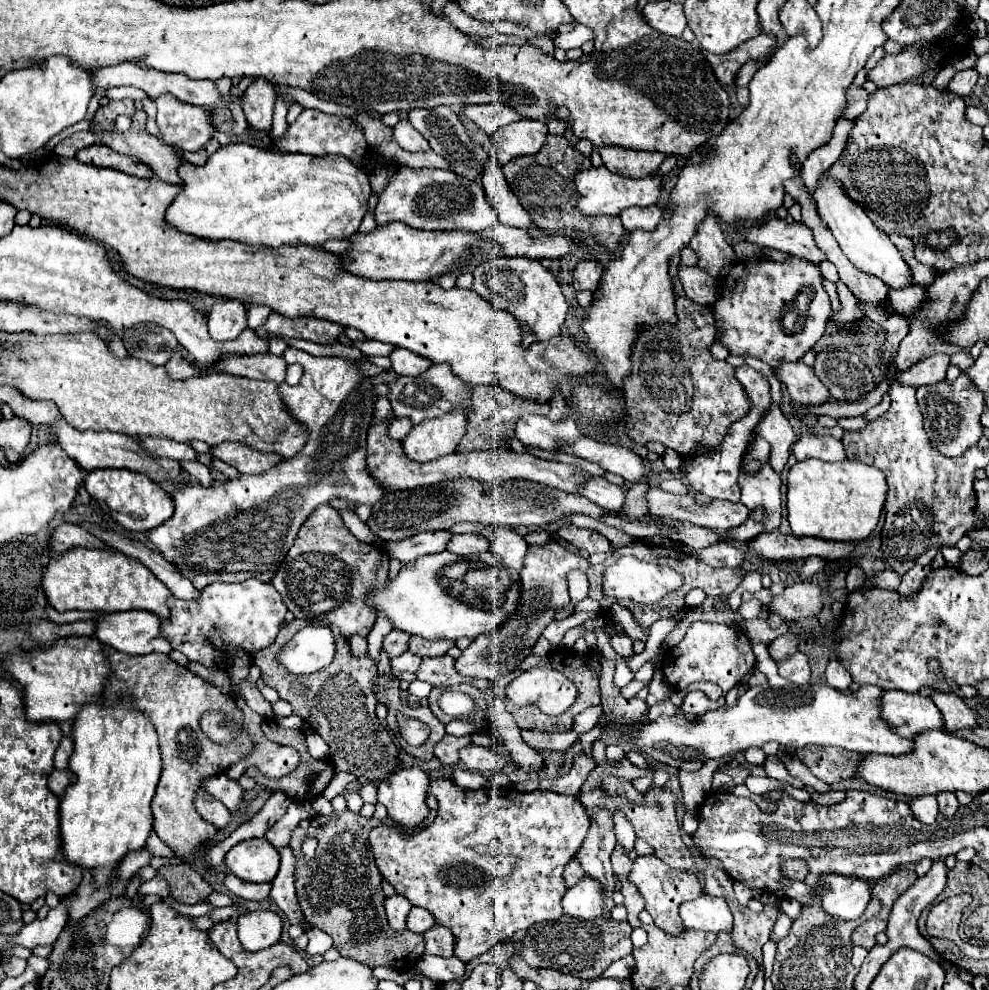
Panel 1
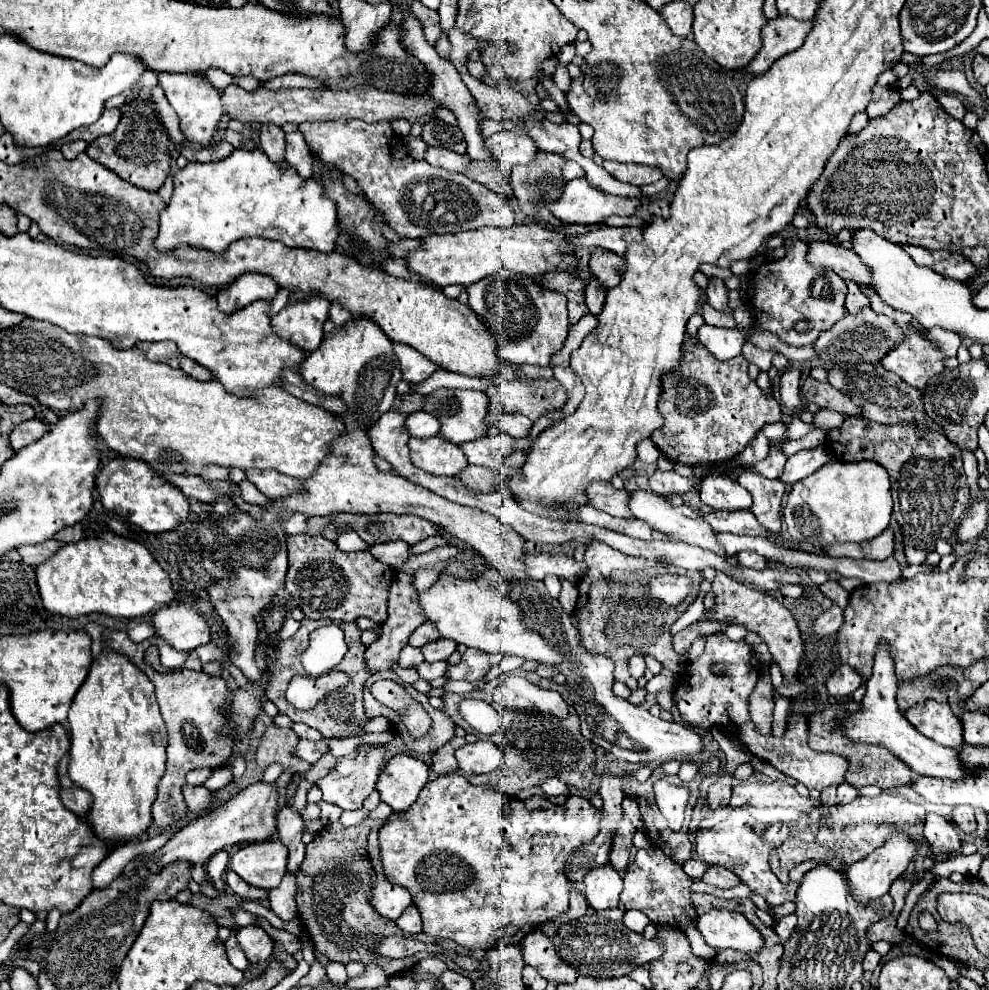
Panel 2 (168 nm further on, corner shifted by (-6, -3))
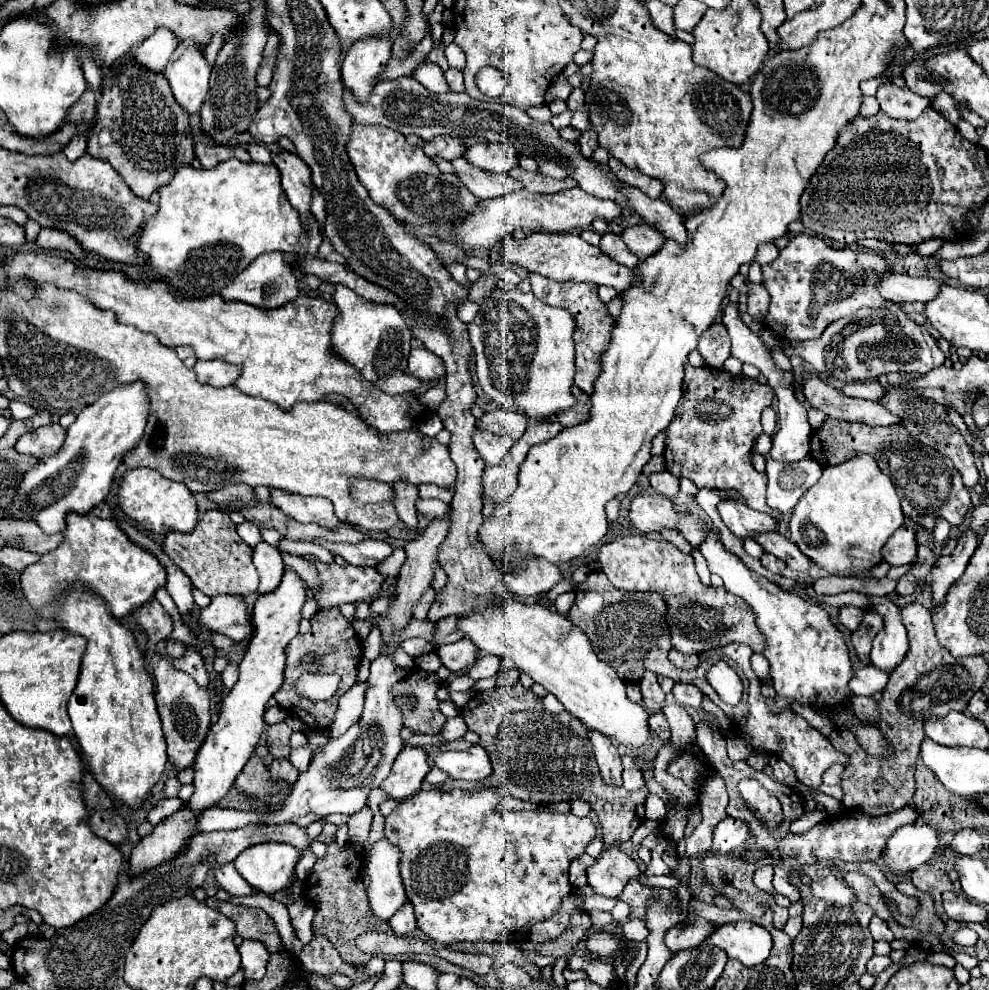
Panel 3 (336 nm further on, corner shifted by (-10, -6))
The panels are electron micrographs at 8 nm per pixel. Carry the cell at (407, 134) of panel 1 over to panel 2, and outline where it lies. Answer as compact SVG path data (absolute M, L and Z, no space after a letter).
M432 146L426 150L424 160L428 160L432 166L440 166L440 168L446 168L452 172L464 172L466 164L470 162L468 156L460 156L460 154L440 150L440 148L432 148Z

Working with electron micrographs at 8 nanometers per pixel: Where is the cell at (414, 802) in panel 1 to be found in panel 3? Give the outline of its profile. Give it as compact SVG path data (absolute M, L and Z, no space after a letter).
M406 745L400 751L400 757L396 757L390 775L382 781L382 789L392 797L392 799L406 799L414 793L420 791L422 779L428 773L428 761L426 753L420 747L410 747Z

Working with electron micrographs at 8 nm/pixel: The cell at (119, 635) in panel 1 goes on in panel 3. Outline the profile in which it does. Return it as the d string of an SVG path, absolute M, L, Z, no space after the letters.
M218 595L198 615L198 623L208 631L218 631L234 641L250 639L254 629L246 603L240 595Z

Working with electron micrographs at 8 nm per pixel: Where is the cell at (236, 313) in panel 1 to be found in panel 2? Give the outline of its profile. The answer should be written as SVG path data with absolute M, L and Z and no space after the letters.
M244 274L236 282L232 282L232 286L220 290L216 300L222 314L234 314L236 310L242 310L256 300L272 300L276 294L278 286L272 278L262 274Z

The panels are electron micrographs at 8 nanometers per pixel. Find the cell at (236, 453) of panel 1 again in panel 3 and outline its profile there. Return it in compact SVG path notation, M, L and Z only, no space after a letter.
M270 489L272 505L300 523L316 523L324 529L336 529L342 521L336 517L334 507L324 497L302 497L280 489Z

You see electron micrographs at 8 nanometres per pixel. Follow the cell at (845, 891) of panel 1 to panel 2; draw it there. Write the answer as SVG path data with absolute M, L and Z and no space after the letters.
M892 834L886 844L878 850L874 850L868 858L852 864L848 870L846 870L846 878L848 878L848 886L850 886L850 894L852 898L856 900L856 904L860 906L868 906L868 902L872 900L878 900L882 898L884 894L888 894L890 890L890 884L900 878L900 874L906 870L906 866L910 864L910 860L914 858L914 850L916 850L916 844L904 836L904 834Z

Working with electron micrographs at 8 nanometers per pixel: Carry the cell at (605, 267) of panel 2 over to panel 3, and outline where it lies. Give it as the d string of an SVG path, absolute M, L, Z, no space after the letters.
M604 233L602 239L600 239L600 249L608 257L612 257L614 261L618 261L626 267L636 267L638 265L638 257L628 247L624 247L622 237L616 235L616 233Z

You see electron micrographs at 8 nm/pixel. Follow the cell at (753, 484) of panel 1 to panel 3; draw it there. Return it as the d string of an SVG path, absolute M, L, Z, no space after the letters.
M690 363L686 365L686 377L684 377L684 393L682 393L682 399L680 399L680 405L678 405L678 409L676 409L676 417L672 419L672 425L666 429L666 451L664 451L664 459L666 459L666 469L674 475L674 477L688 477L698 489L724 489L724 491L728 491L728 489L734 489L734 491L738 491L740 495L744 495L746 497L746 501L748 501L748 505L752 507L752 509L756 509L756 511L764 511L764 513L770 513L772 517L776 517L778 521L780 521L780 517L778 517L778 513L774 513L768 505L766 505L766 473L758 473L754 467L752 467L752 447L754 447L754 443L756 443L756 437L762 433L762 423L760 423L760 413L762 413L762 409L764 407L768 407L770 403L772 403L772 397L774 397L774 391L768 387L768 385L762 385L762 383L758 383L758 381L754 381L754 379L740 379L740 377L732 377L730 373L726 373L726 371L722 371L722 369L710 369L710 367L692 367Z

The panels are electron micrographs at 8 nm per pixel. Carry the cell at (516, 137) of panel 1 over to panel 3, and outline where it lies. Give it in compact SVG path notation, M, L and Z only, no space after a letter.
M502 143L468 145L462 157L478 169L486 169L488 173L508 173L518 165L518 151Z

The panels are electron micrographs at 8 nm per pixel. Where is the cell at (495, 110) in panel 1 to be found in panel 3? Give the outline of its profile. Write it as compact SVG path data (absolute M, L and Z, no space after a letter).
M626 187L624 193L630 197L630 207L644 219L644 223L652 225L666 239L672 239L680 245L686 243L686 229L676 209L672 209L662 199L650 199L640 189L634 187Z

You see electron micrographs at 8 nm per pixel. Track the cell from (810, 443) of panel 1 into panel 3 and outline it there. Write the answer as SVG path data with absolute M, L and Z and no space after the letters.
M766 453L764 459L768 475L768 507L778 511L780 515L788 515L796 507L800 497L820 479L822 465L810 455L790 465L774 461L770 453Z

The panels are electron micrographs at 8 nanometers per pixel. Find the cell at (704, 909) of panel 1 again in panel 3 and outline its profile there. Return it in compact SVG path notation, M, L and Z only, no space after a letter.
M752 921L720 925L706 943L724 949L728 957L738 959L746 967L764 963L772 949L770 933Z

